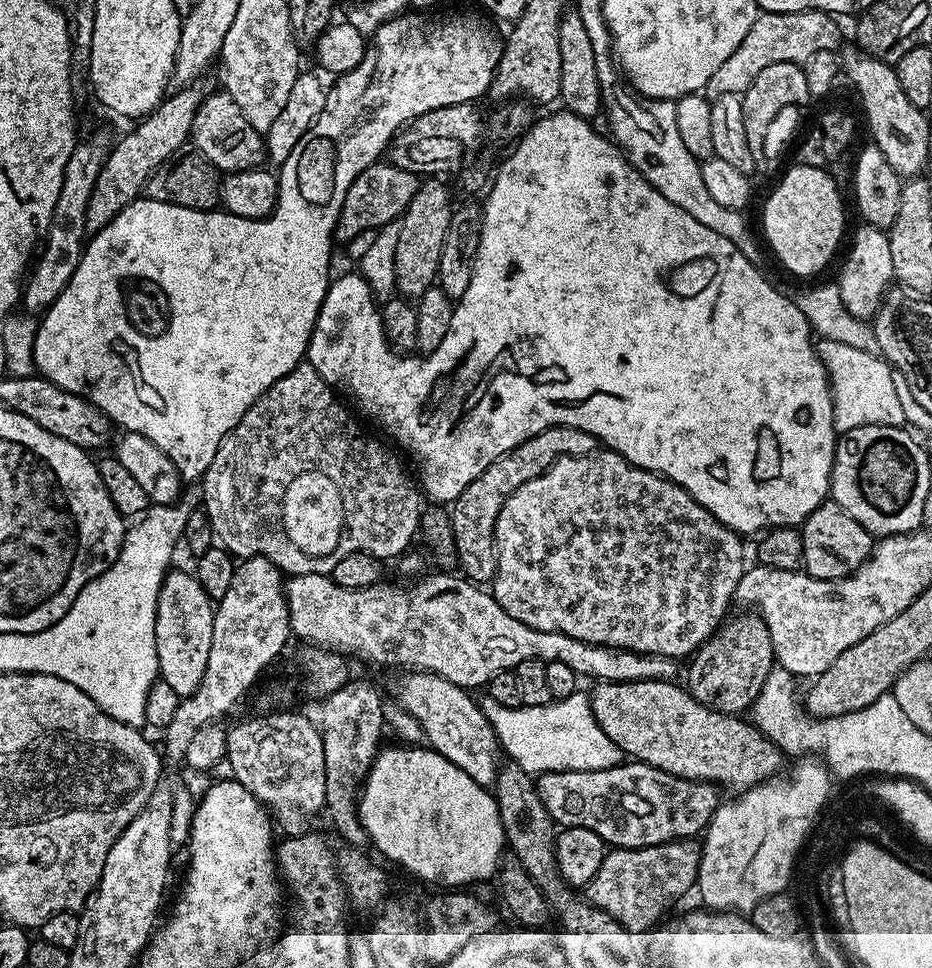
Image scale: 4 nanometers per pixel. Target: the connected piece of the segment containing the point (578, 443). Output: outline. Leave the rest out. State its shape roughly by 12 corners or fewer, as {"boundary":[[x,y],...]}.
{"boundary":[[557,424],[510,449],[450,505],[459,571],[496,576],[506,498],[596,437]]}

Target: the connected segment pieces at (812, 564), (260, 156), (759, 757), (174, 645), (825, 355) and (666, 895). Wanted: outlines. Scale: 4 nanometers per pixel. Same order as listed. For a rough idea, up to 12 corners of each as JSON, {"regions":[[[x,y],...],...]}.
{"regions":[[[829,498],[799,525],[803,571],[840,580],[874,537]],[[223,90],[205,95],[191,143],[221,173],[258,168],[266,140]],[[672,680],[597,683],[598,726],[671,776],[746,792],[780,749]],[[169,571],[156,607],[159,679],[198,690],[214,601],[191,571]],[[819,339],[837,435],[864,425],[903,427],[890,364]],[[692,838],[605,851],[586,899],[651,933],[693,891]]]}

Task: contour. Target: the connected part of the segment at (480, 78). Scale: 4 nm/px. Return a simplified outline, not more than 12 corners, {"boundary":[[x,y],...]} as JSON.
{"boundary":[[487,15],[395,16],[251,220],[85,243],[35,371],[199,481],[305,359],[354,178],[472,104]]}

